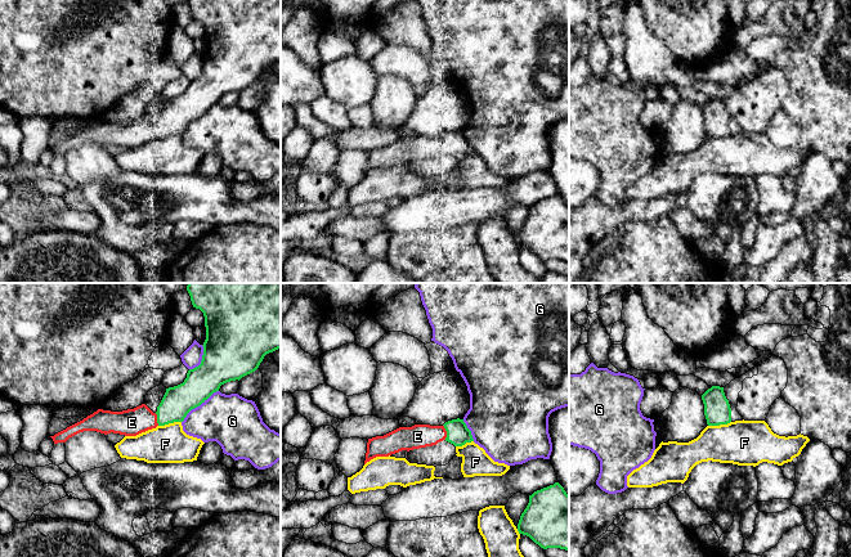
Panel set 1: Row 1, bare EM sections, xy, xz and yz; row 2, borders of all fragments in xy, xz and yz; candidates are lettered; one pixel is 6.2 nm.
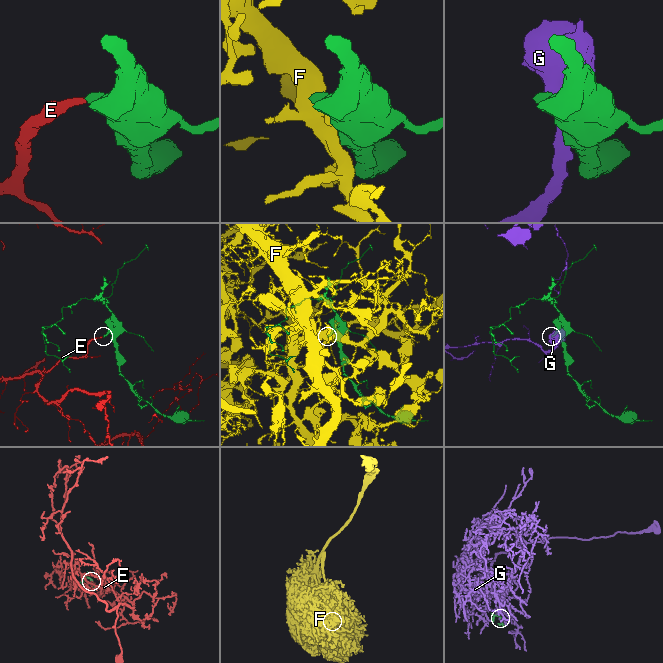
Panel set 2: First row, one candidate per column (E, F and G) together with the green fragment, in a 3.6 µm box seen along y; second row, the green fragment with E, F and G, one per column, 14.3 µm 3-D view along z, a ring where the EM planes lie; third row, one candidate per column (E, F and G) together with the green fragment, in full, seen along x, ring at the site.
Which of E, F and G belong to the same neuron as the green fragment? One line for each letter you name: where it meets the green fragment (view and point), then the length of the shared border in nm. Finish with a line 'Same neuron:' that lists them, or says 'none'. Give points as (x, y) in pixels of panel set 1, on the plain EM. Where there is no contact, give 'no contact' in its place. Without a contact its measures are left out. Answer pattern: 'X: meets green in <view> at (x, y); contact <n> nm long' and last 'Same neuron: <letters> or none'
E: meets green in xz at (447, 144); contact 100 nm long
Same neuron: E

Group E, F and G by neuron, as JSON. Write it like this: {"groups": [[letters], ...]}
{"groups": [["E"], ["F"], ["G"]]}

